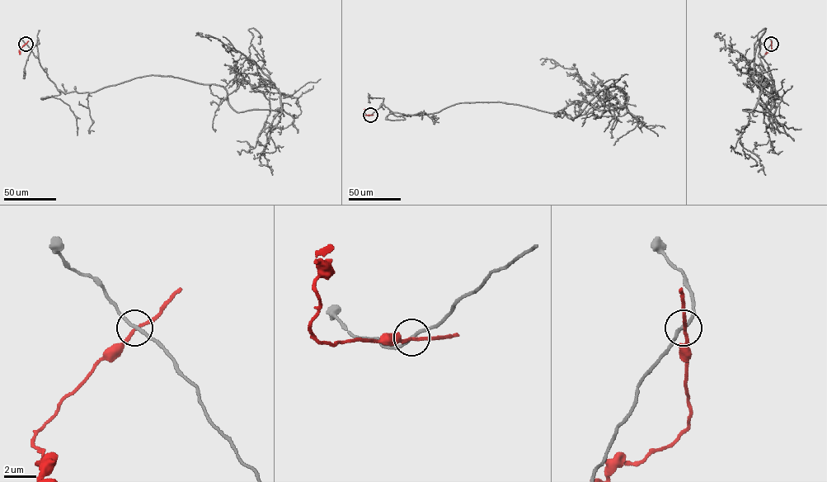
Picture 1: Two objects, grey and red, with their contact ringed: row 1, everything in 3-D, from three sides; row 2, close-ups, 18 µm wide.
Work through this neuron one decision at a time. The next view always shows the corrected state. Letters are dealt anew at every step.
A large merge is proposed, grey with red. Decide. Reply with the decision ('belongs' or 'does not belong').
does not belong

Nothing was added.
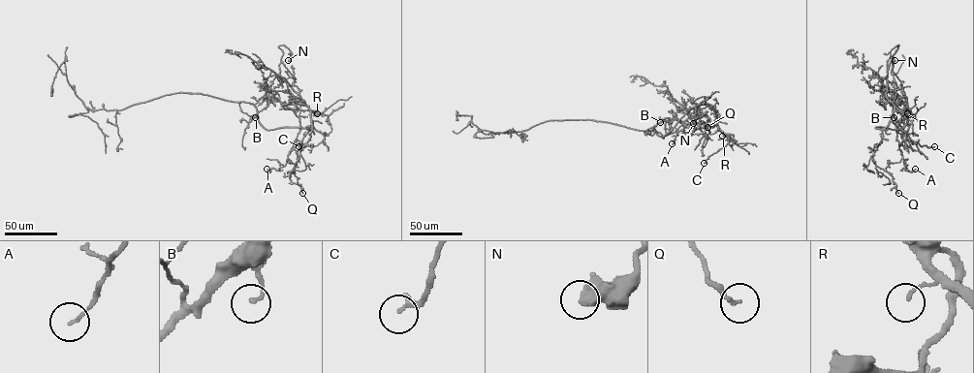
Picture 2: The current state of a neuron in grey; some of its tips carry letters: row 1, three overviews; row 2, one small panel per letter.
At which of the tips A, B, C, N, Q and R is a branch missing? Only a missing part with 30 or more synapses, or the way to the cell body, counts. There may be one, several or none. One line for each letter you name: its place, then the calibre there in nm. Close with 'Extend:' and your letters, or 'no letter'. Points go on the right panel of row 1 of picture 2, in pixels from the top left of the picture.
Extend: no letter

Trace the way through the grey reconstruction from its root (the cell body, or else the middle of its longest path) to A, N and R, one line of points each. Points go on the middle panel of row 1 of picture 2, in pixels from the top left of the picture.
A: (624, 126), (662, 137), (693, 108), (712, 107), (716, 124), (689, 135), (680, 130), (672, 143)
N: (624, 126), (653, 131), (662, 136), (675, 132), (685, 119), (688, 123), (684, 127), (695, 118), (693, 123)
R: (624, 126), (652, 136), (655, 130), (653, 127), (659, 122), (675, 118), (691, 128), (716, 123), (722, 136)

